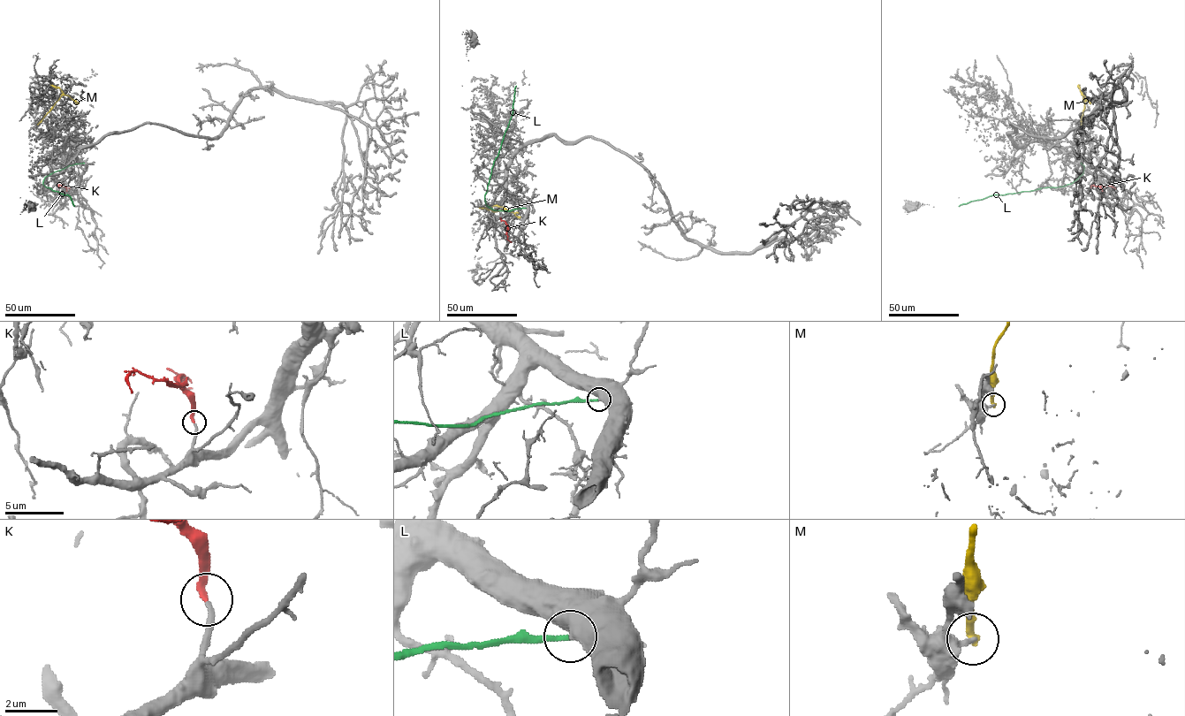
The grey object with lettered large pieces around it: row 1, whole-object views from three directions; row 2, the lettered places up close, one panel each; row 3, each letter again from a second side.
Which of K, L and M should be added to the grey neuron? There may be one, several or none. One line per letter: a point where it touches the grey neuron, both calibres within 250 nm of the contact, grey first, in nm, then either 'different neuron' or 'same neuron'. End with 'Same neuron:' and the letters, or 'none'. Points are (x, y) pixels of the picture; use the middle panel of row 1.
K: (508, 229) | 240/240 nm | same neuron
L: (526, 208) | 750/220 nm | different neuron
M: (480, 208) | 280/320 nm | different neuron
Same neuron: K

